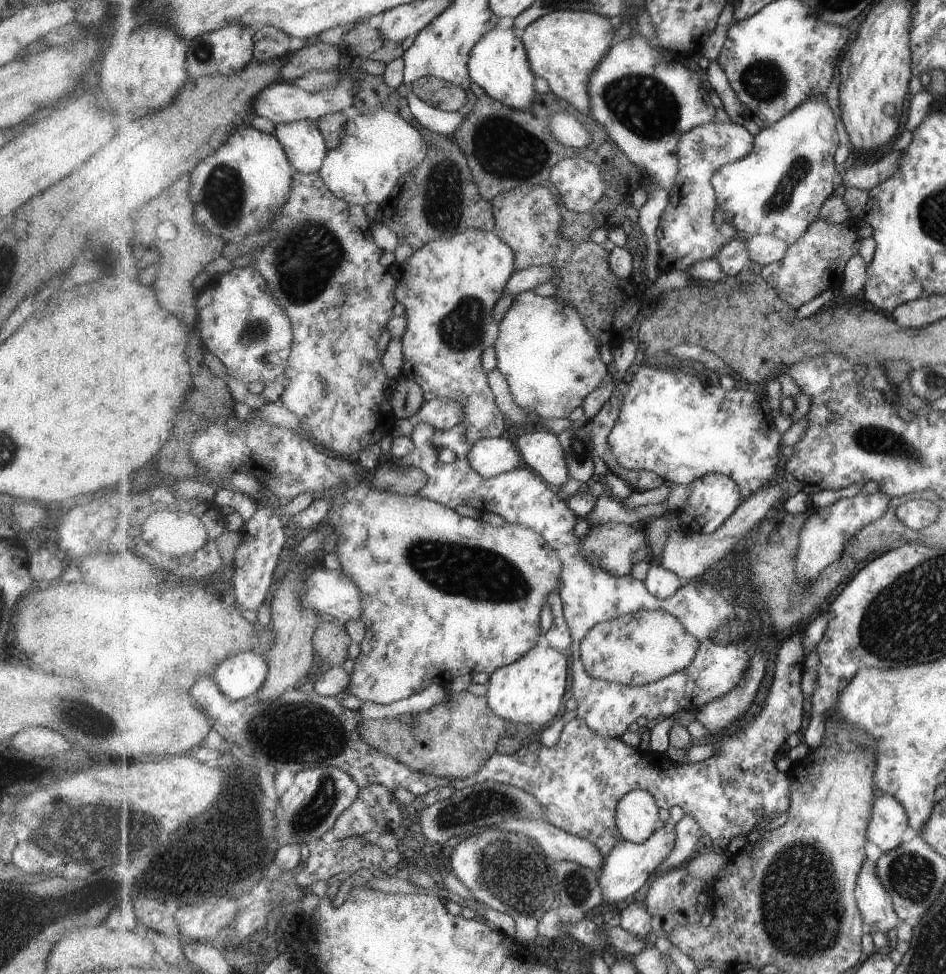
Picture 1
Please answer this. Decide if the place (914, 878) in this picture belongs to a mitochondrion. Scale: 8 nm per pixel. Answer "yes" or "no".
yes

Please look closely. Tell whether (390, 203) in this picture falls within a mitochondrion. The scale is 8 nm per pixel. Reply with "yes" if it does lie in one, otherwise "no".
no

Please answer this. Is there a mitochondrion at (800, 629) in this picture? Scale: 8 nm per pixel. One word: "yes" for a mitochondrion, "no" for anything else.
no

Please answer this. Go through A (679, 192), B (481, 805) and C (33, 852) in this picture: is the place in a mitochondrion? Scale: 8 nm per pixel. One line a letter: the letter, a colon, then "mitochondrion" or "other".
A: other
B: mitochondrion
C: mitochondrion

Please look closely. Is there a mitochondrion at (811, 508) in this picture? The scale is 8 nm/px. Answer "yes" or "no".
no

